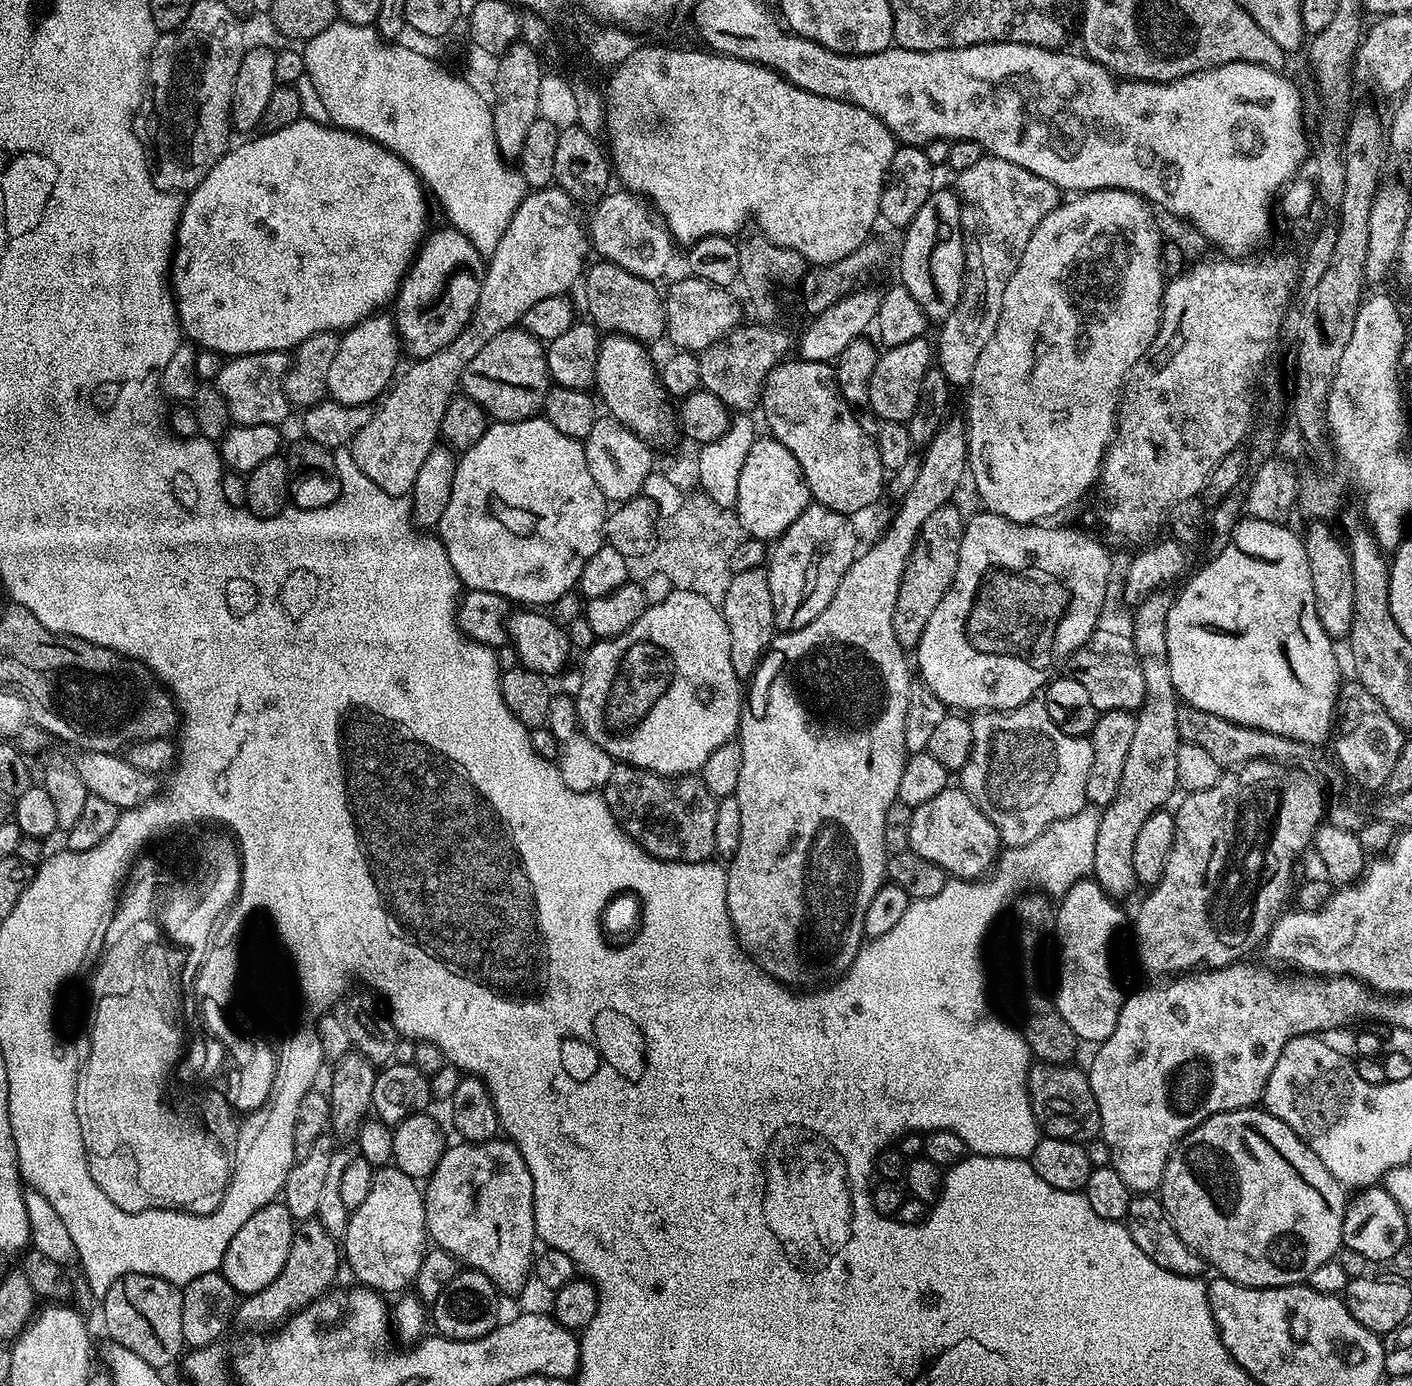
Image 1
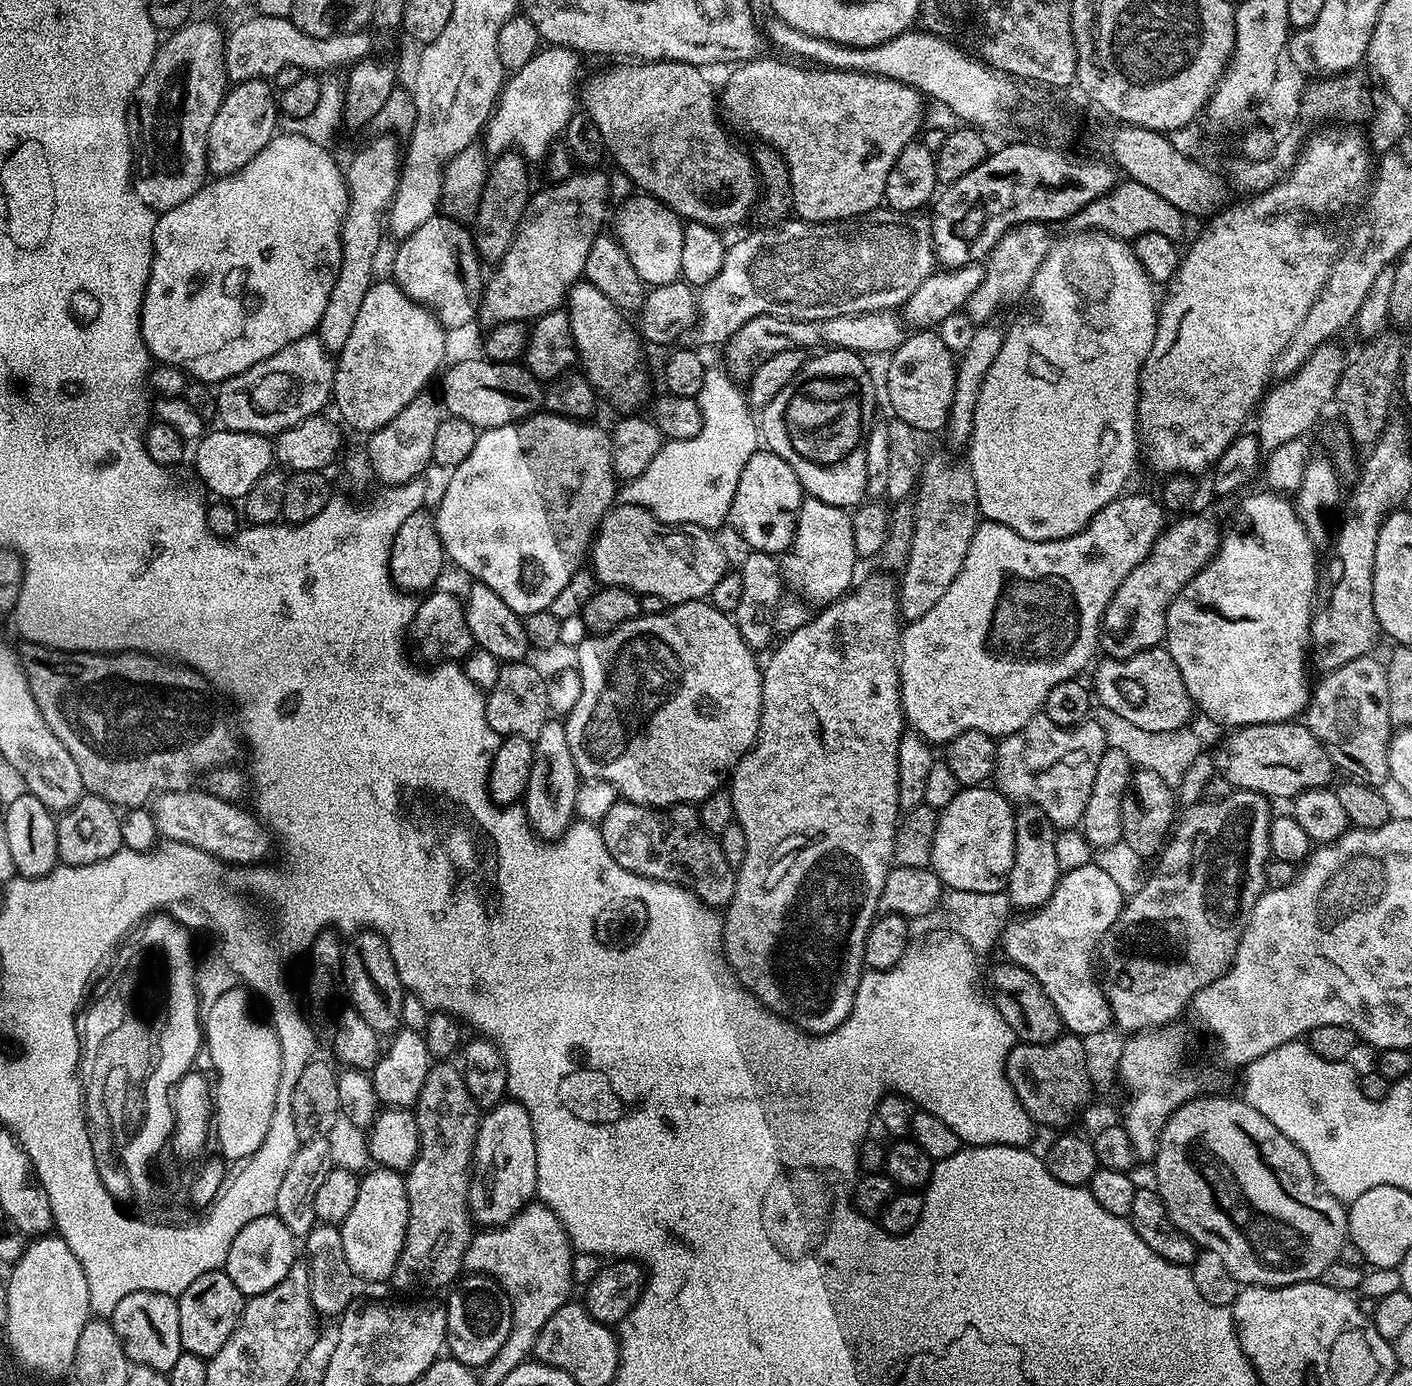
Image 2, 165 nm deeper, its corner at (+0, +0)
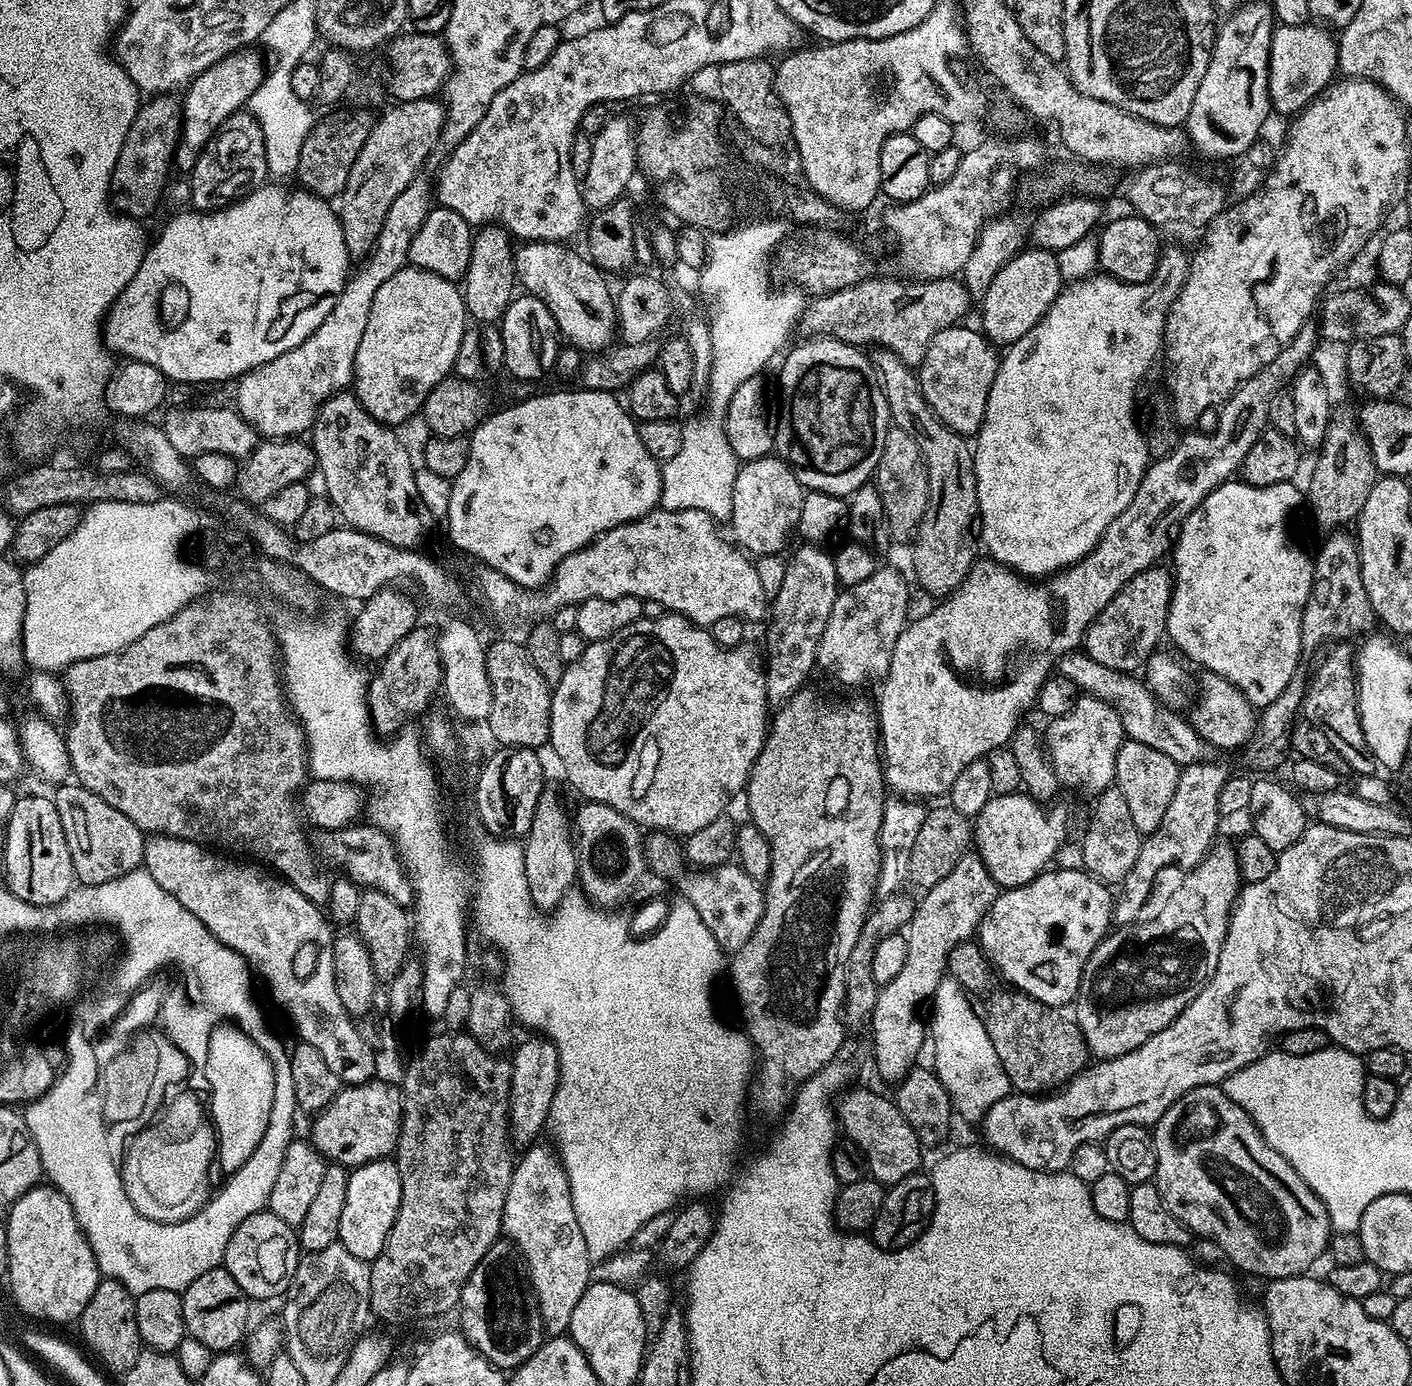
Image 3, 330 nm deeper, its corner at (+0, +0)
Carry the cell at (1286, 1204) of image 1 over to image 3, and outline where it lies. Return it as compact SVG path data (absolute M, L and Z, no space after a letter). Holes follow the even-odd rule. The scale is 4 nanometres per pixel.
M1207 1084L1190 1090L1168 1107L1166 1114L1162 1114L1162 1118L1156 1121L1151 1133L1154 1138L1154 1150L1158 1154L1154 1183L1158 1194L1162 1194L1162 1202L1166 1202L1170 1214L1174 1214L1174 1218L1181 1220L1197 1237L1205 1236L1206 1239L1213 1240L1228 1255L1228 1260L1234 1267L1241 1268L1242 1271L1249 1272L1252 1276L1265 1276L1265 1281L1271 1282L1291 1276L1305 1275L1311 1269L1308 1267L1319 1256L1323 1257L1327 1253L1328 1242L1334 1233L1326 1206L1318 1198L1318 1194L1314 1194L1314 1190L1310 1190L1310 1186L1306 1186L1302 1174L1298 1174L1298 1170L1294 1170L1294 1166L1290 1166L1290 1162L1286 1162L1286 1158L1282 1158L1282 1154L1278 1154L1278 1150L1274 1150L1274 1146L1270 1146L1266 1142L1266 1138L1260 1133L1255 1122L1246 1114L1246 1110L1242 1110L1242 1106L1234 1103L1224 1092L1223 1087Z

